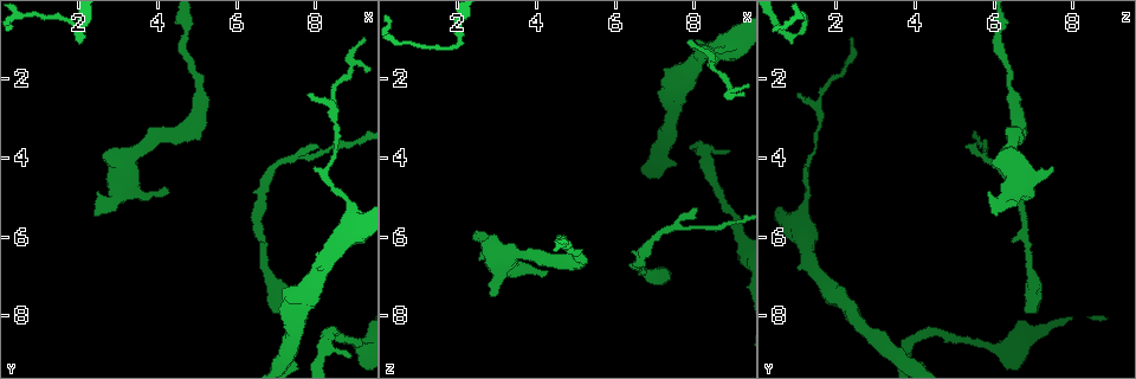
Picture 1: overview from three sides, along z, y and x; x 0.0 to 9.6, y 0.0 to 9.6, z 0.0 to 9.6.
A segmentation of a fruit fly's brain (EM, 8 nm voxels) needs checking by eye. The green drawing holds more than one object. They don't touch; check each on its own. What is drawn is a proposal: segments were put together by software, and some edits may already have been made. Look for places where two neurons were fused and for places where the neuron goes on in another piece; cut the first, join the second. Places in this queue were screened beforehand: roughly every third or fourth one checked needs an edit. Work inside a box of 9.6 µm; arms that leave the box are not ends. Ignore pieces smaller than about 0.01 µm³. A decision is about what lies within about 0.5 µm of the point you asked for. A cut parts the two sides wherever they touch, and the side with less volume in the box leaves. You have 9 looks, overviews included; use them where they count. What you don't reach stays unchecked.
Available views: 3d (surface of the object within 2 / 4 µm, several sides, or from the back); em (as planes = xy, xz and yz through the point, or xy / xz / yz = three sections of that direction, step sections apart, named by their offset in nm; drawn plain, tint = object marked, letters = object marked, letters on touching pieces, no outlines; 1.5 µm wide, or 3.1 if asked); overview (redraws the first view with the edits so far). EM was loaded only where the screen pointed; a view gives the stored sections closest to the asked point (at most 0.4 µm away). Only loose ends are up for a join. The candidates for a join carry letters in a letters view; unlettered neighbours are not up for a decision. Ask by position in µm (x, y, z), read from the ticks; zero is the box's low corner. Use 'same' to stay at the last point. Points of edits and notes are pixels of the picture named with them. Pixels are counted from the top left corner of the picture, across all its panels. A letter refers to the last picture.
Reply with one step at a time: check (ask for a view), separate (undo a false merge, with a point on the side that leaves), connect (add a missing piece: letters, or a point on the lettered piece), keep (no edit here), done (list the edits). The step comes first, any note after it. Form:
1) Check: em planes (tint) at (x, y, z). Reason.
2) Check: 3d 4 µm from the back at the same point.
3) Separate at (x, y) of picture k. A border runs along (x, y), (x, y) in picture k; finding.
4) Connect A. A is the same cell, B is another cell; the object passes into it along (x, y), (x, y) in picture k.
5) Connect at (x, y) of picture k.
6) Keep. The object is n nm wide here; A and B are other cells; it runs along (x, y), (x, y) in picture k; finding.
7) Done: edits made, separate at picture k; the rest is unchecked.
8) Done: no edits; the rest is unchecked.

Check: em yz step 8 (letters) at (2.35, 5.50, 6.05). An open end.

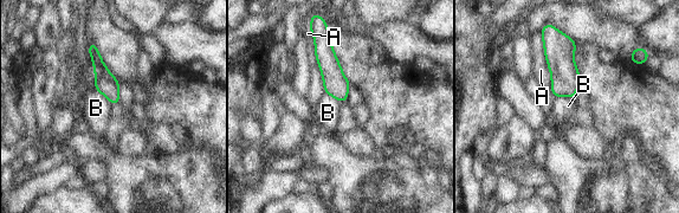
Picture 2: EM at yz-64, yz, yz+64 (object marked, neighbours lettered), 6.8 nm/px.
Keep. A and B are other cells; no lettered piece goes on from it.

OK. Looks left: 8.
Check: em yz step 4 (tint) at (7.45, 4.00, 5.75). Arms part here.

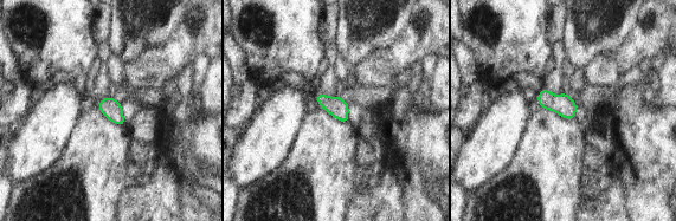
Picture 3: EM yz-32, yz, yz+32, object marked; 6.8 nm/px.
Check: em yz step 4 (letters) at the same point.

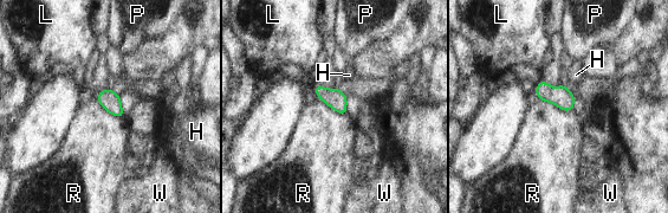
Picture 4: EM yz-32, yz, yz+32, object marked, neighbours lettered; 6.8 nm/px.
Keep. H, L, P, R and W are other cells; a border runs along (540, 99), (572, 110) in picture 4; continuous, no second neuron.

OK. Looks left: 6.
Check: em xz step 8 (letters) at (6.80, 6.80, 6.90). Sudden change in width.

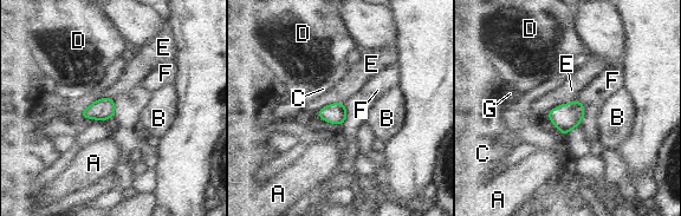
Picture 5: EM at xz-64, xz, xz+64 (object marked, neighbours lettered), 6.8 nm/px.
Check: em planes (letters) at the same point. Another direction.

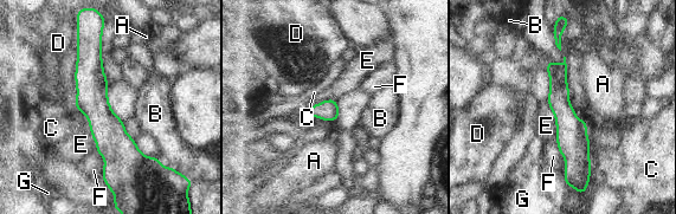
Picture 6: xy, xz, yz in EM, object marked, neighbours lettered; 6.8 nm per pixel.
Keep. The object is 140 nm wide here; A, B, C, D, E, F and G are other cells; continuous, no second neuron.

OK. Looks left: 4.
Check: 3d 4 µm at (5.05, 2.55, 6.50). Sharp bend.

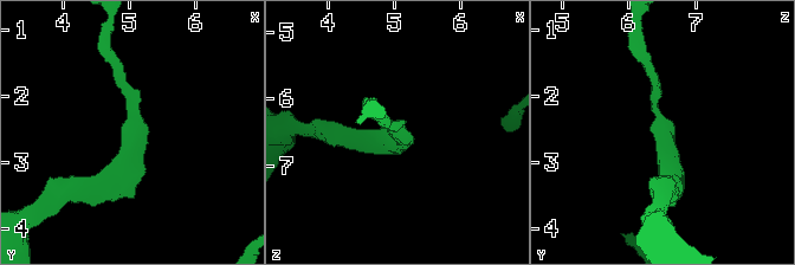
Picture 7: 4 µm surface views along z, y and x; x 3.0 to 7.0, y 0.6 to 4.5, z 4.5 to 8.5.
Check: em xz step 8 (tint) at (5.05, 2.65, 6.60). Need the tissue.

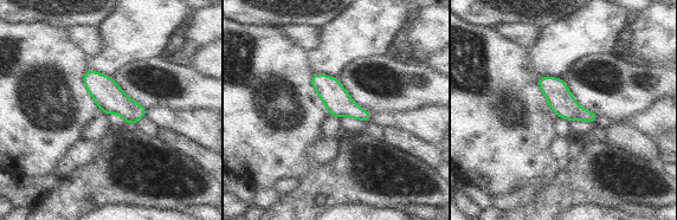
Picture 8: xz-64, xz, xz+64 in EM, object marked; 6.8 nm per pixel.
Check: em planes (letters) at the same point.

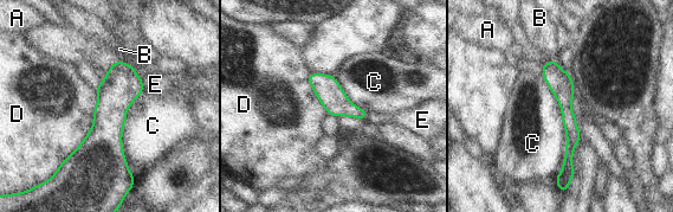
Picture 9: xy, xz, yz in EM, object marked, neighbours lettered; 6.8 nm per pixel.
Keep. The object is 180 nm wide here; A, B, C, D and E are other cells; continuous, no second neuron.

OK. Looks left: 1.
Done: no edits; the rest is unchecked.

